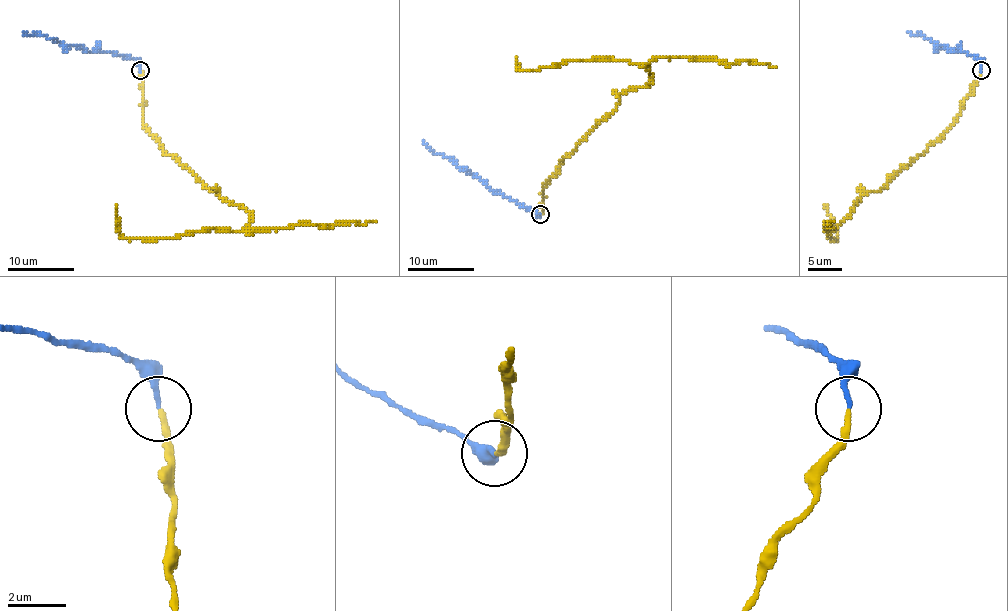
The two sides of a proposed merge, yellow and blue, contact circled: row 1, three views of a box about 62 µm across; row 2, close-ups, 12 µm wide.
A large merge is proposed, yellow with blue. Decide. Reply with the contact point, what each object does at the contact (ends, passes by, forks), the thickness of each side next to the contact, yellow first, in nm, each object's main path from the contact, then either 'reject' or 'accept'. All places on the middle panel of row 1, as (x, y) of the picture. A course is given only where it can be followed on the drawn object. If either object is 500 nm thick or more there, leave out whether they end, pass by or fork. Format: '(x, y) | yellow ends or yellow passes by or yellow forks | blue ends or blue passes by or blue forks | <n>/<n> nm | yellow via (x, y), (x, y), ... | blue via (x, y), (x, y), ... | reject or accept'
(540, 214) | yellow ends | blue ends | 190/150 nm | yellow via (540, 214), (557, 166), (619, 96), (645, 88), (652, 74), (622, 60), (520, 71), (517, 58) | blue via (540, 214), (502, 193), (494, 193), (479, 178), (464, 171), (452, 159), (436, 153), (424, 141) | reject

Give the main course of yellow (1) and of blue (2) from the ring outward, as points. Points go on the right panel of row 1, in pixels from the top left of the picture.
1: (981, 71), (953, 126), (881, 189), (863, 194), (832, 231), (827, 229), (828, 237), (836, 239), (825, 206)
2: (981, 71), (981, 64), (975, 57), (938, 46), (920, 32), (908, 32)

